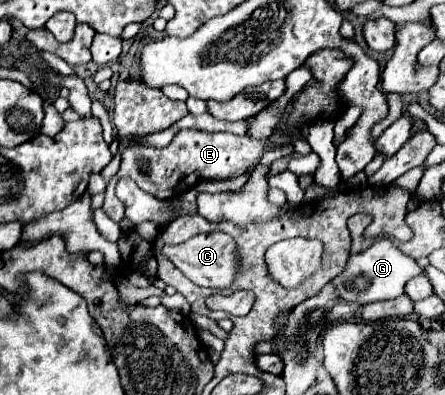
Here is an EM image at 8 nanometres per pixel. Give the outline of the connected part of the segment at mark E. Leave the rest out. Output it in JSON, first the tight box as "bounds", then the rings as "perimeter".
{"bounds":[104,130,280,222],"perimeter":[[[182,130],[166,148],[128,148],[122,154],[120,170],[118,174],[108,182],[106,186],[106,200],[104,200],[104,212],[110,220],[120,222],[122,218],[122,202],[116,198],[114,188],[120,178],[132,178],[138,188],[144,192],[156,196],[158,200],[176,198],[176,190],[184,186],[184,178],[194,174],[196,178],[218,178],[218,180],[230,180],[246,174],[264,152],[272,152],[280,146],[272,144],[268,140],[256,140],[250,136],[234,136],[234,134],[208,134],[208,132],[196,132],[196,130]]]}

